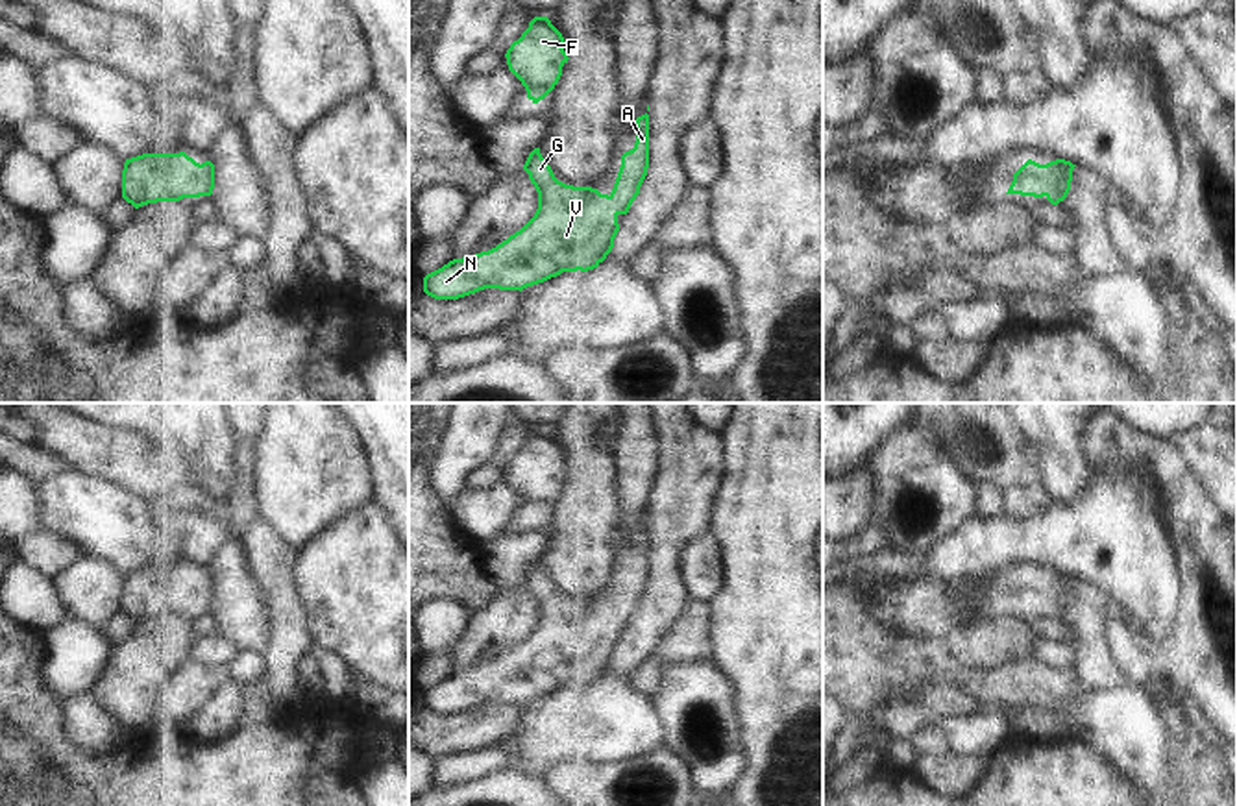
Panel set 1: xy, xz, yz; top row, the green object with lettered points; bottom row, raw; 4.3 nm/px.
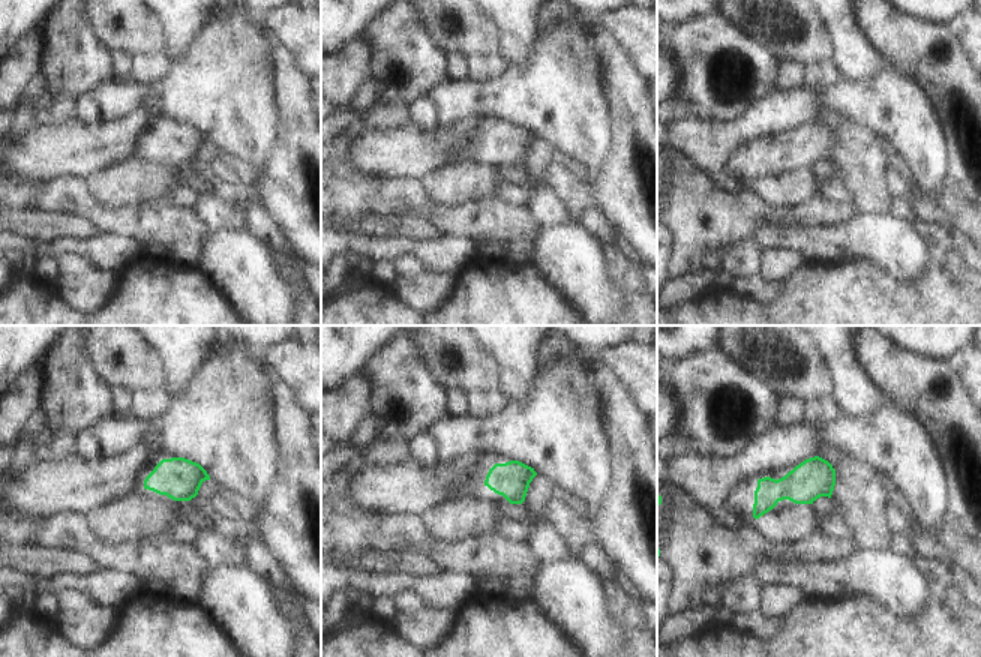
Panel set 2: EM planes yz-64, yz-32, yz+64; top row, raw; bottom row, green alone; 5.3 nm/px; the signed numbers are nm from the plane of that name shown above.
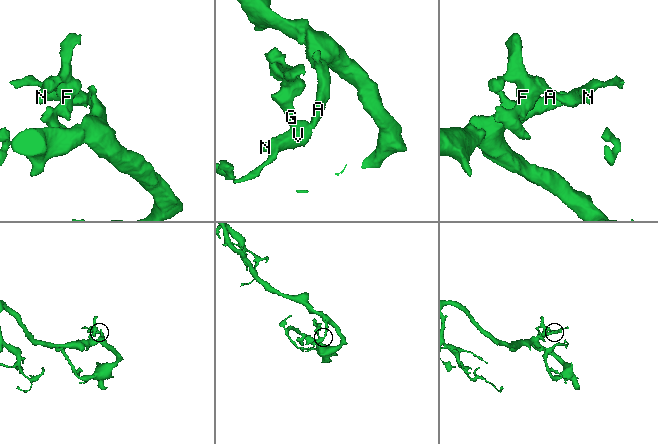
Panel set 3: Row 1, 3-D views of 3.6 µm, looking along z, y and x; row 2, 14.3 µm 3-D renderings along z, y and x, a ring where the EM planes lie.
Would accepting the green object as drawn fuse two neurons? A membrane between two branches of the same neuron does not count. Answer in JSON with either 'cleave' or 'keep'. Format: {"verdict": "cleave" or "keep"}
{"verdict": "keep"}

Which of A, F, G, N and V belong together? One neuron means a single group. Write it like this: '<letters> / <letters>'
A F G N V

